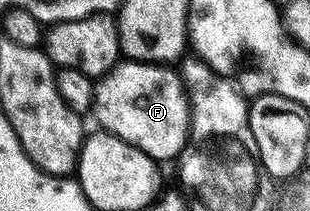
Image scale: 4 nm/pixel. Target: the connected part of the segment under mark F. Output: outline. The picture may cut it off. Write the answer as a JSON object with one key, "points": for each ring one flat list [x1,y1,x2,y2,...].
{"points":[[119,61,118,65,97,79,92,114,93,117,98,117,98,122,102,125,99,127,105,133,115,134,120,140,140,148,149,158,155,160,177,159,186,147,186,139,190,136,190,100,185,86,182,85,182,75,177,69,166,64]]}

